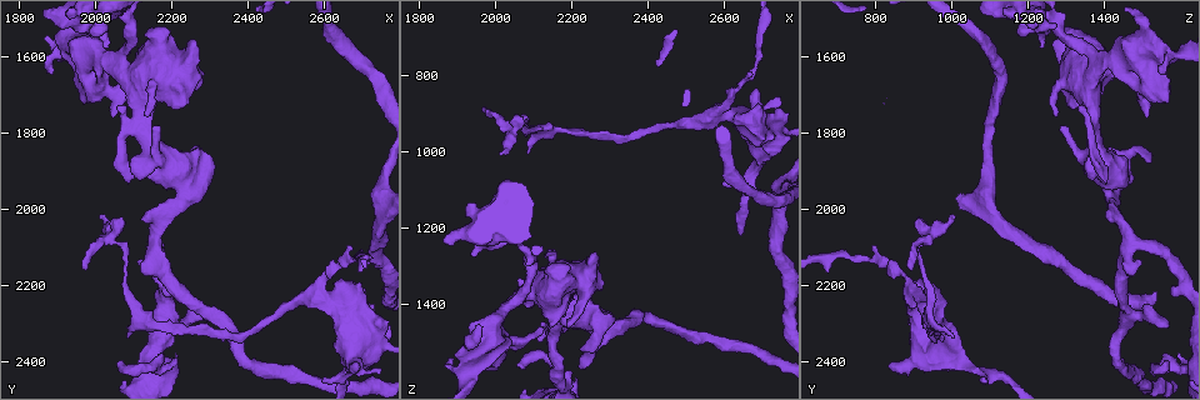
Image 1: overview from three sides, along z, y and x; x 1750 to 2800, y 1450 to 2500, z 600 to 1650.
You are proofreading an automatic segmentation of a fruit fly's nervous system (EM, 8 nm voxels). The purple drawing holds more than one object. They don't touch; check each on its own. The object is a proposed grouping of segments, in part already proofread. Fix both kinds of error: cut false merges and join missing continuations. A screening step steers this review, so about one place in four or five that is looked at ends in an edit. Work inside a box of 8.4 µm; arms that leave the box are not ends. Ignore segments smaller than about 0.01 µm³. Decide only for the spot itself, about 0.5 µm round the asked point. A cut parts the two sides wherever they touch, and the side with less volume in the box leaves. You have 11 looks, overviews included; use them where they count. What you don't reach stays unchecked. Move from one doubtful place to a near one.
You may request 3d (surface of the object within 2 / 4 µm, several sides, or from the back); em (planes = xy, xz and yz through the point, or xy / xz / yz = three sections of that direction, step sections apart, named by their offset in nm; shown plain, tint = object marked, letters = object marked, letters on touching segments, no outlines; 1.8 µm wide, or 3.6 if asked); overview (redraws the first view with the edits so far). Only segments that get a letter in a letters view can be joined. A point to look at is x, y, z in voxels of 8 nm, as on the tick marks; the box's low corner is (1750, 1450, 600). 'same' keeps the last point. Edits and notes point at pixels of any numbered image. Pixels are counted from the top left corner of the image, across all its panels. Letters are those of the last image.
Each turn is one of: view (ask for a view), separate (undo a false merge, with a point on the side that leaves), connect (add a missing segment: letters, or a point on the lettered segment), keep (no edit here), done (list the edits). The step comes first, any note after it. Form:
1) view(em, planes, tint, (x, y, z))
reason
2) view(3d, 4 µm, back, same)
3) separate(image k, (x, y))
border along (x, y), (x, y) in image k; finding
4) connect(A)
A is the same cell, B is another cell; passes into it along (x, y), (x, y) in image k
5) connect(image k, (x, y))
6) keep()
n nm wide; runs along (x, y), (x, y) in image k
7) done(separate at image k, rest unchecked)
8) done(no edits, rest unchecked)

view(3d, 4 µm, back, (2010, 1520, 1215))
sudden change in width

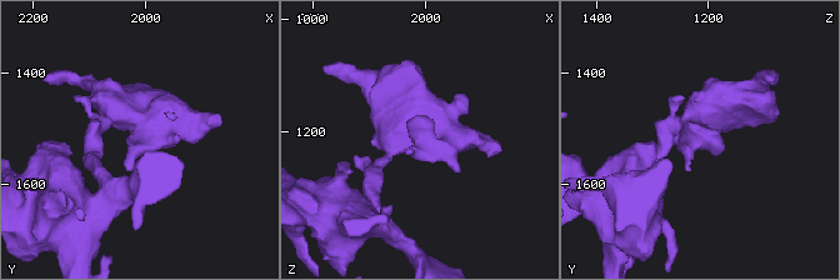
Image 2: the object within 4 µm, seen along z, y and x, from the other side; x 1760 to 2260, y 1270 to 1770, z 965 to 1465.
view(em, 3.6 µm, planes, letters, (2010, 1520, 1215))

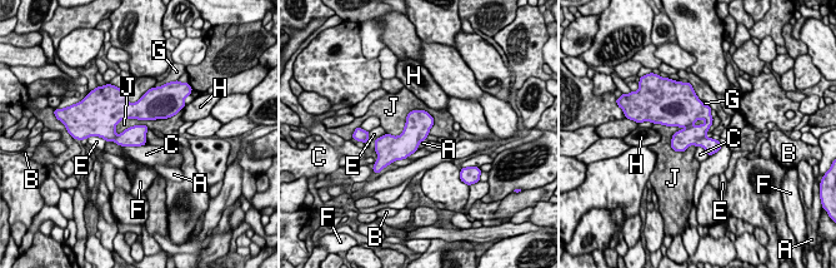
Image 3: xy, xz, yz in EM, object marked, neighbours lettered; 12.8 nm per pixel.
keep()
260 nm wide; A, B, C, E, F, G, H and J are other cells; border along (425, 138), (416, 149) in image 3; all the same cell

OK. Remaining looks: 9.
view(3d, 2 µm, (2085, 2330, 995))
branch stops here

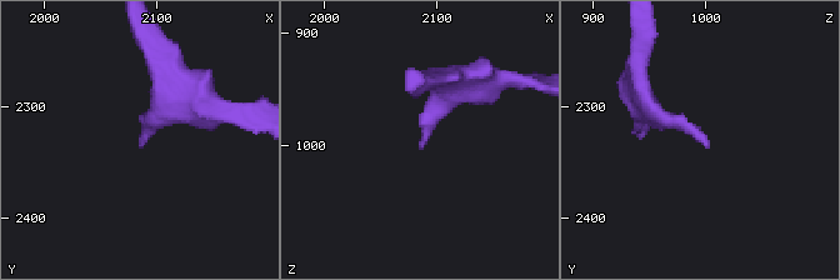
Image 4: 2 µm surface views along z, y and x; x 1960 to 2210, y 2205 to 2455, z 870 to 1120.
view(em, xy, step 16, tint, (2084, 2334, 1000))

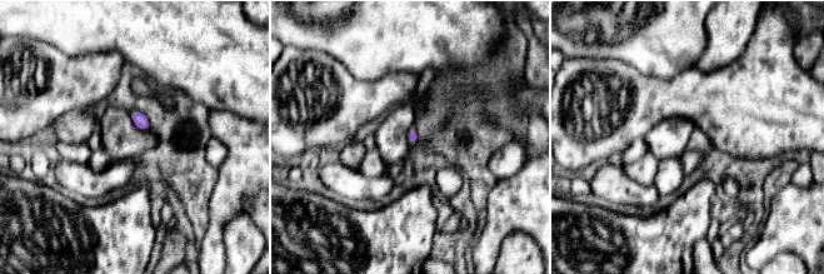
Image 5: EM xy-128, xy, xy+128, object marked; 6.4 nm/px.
view(em, planes, letters, same)

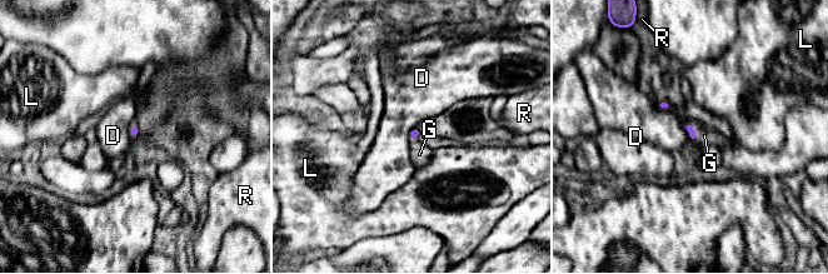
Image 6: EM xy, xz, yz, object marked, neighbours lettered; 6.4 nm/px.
connect(G)
G is the same cell, D, L and R are other cells; passes into it along (688, 126), (694, 130), (704, 135) in image 6; the cell continues

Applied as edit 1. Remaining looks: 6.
view(3d, 4 µm, (2680, 2400, 900))
sudden change in width

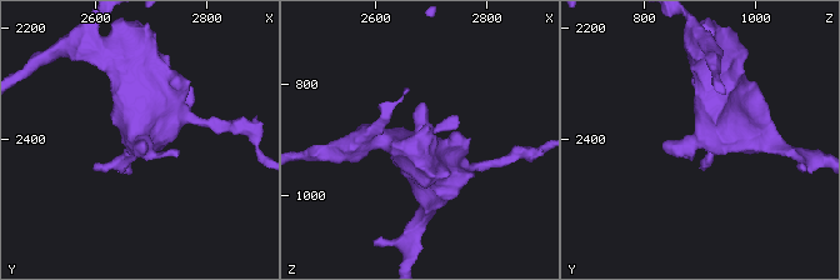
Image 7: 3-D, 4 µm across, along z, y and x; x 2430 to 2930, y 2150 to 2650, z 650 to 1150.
view(em, 3.6 µm, xy, step 4, tint, (2675, 2400, 900))

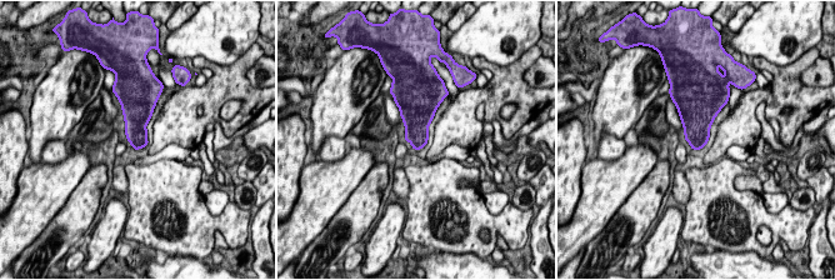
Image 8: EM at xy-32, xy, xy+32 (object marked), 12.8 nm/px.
view(em, 3.6 µm, planes, letters, same)
cut it another way

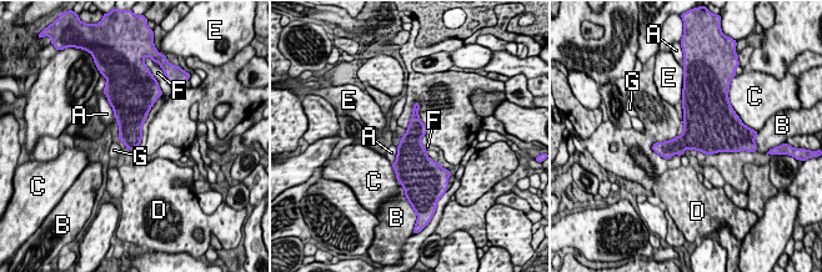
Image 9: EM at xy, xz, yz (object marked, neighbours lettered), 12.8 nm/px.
keep()
320 nm wide; F touches over 500 nm; A, B, C, D, E, F and G are other cells; all the same cell

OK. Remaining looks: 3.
view(em, planes, letters, (2685, 2135, 765))
a narrow waist

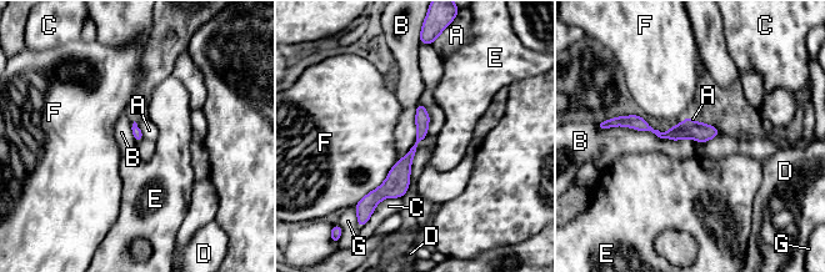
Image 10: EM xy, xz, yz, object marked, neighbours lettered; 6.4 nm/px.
keep()
A, B, C, D, E, F and G are other cells; runs along (420, 107), (419, 140), (373, 201) in image 10; all the same cell

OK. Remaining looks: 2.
done(connect at image 6, rest unchecked)

